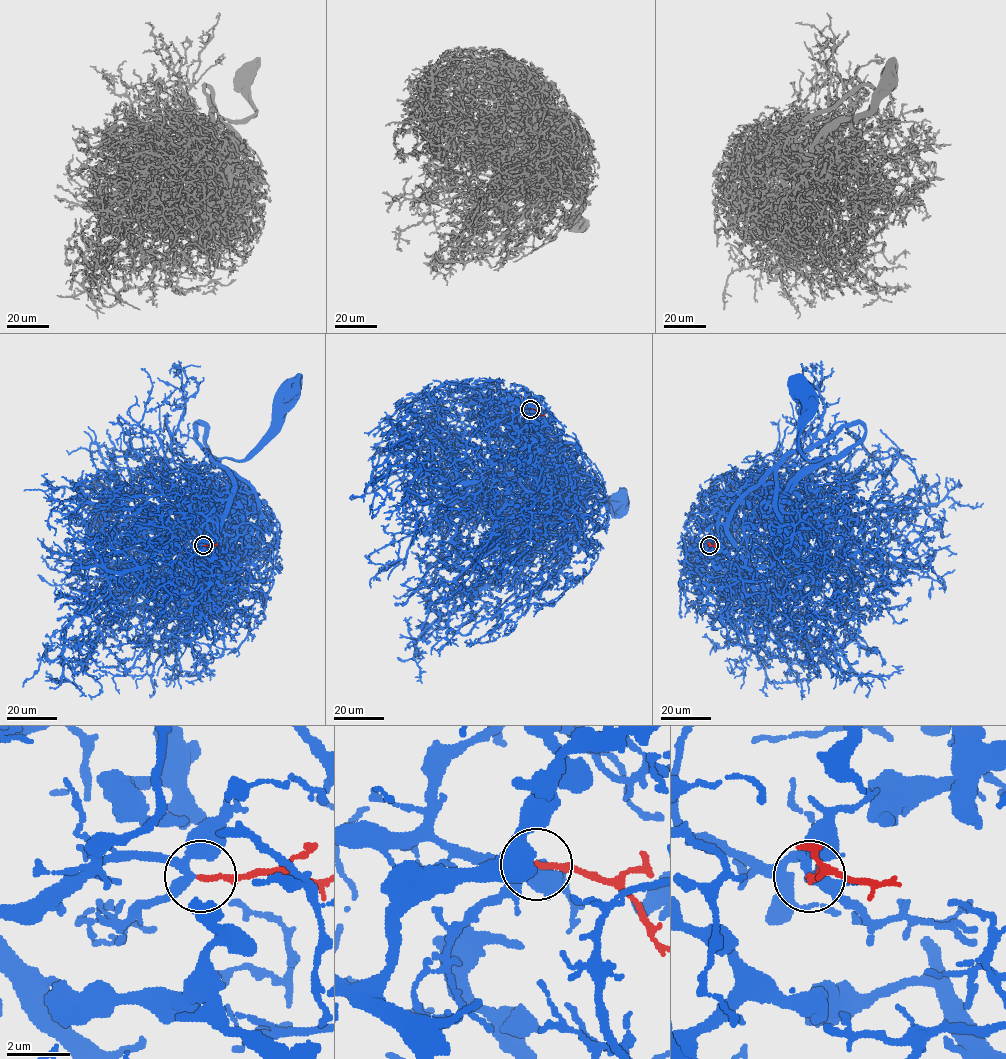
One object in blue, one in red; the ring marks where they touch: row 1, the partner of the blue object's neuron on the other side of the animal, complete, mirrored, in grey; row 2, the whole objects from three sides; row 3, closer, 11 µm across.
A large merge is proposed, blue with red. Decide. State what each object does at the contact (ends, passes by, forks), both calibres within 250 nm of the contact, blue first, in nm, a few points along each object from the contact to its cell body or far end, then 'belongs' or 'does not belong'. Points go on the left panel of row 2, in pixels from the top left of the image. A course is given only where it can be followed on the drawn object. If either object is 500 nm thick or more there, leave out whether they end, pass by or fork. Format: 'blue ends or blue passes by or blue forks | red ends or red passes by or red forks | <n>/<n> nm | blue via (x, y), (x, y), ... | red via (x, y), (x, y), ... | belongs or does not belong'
blue forks | red ends | 240/190 nm | blue via (204, 545), (164, 553), (158, 547), (178, 525), (191, 525), (215, 511), (242, 513) | red via (203, 545), (217, 544) | belongs

